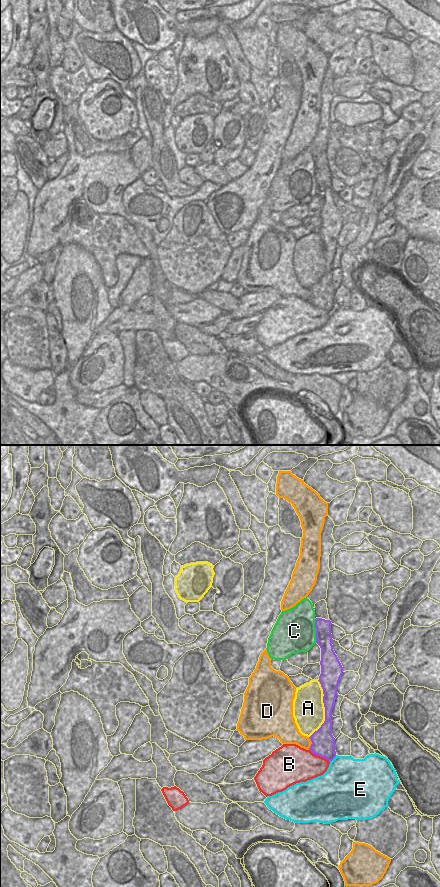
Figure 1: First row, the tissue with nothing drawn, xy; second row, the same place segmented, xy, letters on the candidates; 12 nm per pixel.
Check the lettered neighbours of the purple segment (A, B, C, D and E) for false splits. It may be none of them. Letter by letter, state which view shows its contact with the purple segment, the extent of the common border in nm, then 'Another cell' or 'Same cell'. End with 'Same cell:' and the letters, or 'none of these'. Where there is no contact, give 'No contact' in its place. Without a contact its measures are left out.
A: Touches purple in xy. Shared border 700 nm. Another cell
B: Touches purple in xy. Shared border 300 nm. Another cell
C: Touches purple in xy. Shared border 280 nm. Another cell
D: Touches purple in xy. Shared border 160 nm. Another cell
E: Touches purple in xy. Shared border 110 nm. Another cell
Same cell: none of these.

